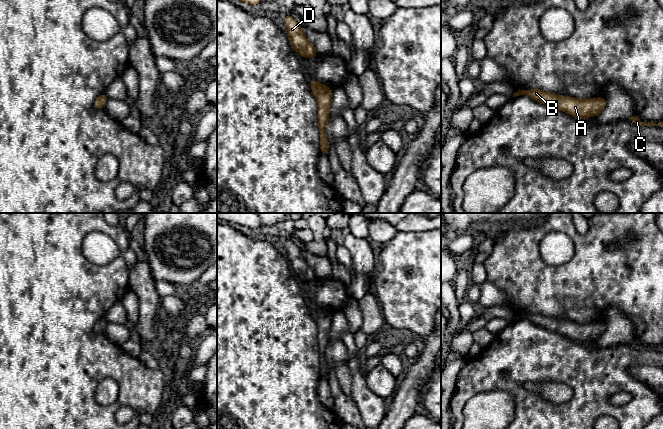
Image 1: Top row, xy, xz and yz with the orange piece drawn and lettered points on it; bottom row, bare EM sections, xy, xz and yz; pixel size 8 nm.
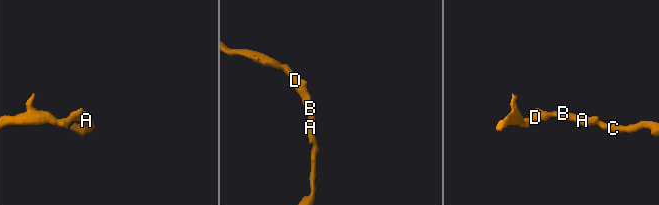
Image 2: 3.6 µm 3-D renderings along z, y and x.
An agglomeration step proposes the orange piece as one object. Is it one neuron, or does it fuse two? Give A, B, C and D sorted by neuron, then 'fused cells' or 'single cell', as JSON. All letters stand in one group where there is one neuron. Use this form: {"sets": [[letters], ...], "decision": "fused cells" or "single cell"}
{"sets": [["A", "B", "C", "D"]], "decision": "single cell"}

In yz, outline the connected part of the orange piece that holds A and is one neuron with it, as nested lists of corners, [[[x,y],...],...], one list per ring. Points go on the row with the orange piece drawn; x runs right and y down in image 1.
[[[540,89],[518,90],[513,97],[528,95],[537,102],[551,108],[557,108],[577,119],[586,119],[590,116],[599,115],[606,107],[607,100],[602,97],[594,99],[577,99],[568,96],[559,96]]]

